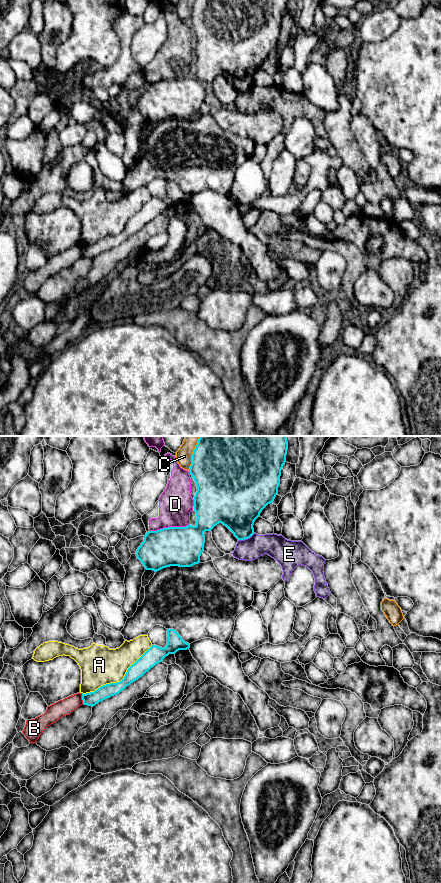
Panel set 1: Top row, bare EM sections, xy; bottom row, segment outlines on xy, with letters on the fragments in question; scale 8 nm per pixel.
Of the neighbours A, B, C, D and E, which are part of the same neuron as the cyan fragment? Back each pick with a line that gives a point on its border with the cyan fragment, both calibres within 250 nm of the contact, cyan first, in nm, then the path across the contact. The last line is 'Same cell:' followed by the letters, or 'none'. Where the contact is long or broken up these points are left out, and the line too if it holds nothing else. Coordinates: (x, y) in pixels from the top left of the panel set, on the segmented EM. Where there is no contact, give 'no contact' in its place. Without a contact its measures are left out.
Same cell: none

